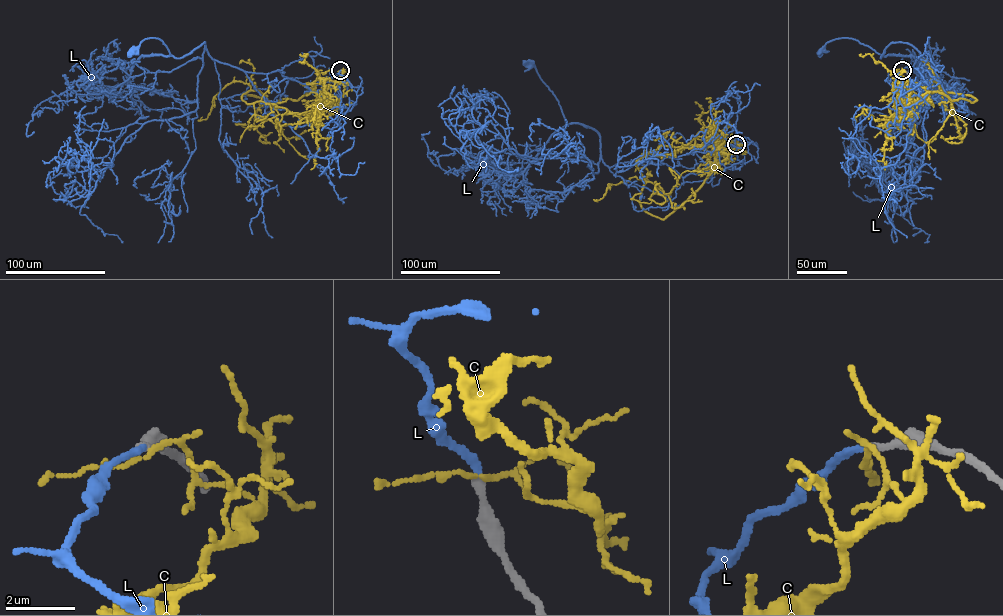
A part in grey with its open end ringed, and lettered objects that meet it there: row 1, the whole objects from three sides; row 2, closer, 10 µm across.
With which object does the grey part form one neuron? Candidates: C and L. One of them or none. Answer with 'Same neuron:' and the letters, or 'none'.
Same neuron: L

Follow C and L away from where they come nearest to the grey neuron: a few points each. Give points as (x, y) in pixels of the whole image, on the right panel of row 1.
C: (902, 70), (898, 81), (904, 77), (951, 100), (976, 100), (939, 90), (952, 102), (961, 141), (940, 137)
L: (902, 70), (905, 113), (935, 77), (919, 72), (915, 47), (892, 42), (880, 58), (845, 38), (823, 50)

